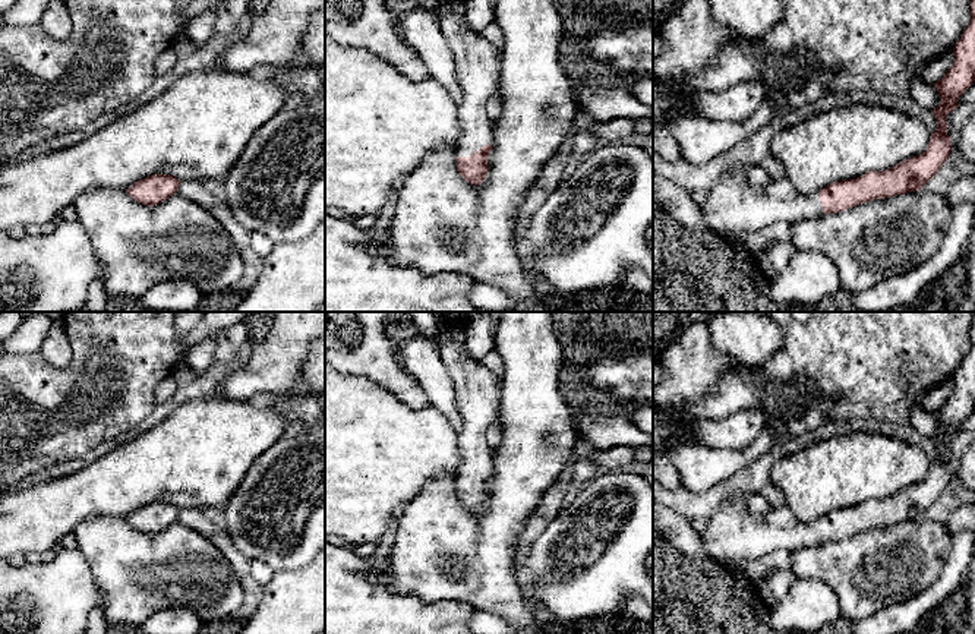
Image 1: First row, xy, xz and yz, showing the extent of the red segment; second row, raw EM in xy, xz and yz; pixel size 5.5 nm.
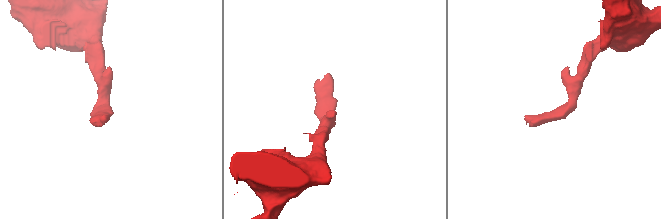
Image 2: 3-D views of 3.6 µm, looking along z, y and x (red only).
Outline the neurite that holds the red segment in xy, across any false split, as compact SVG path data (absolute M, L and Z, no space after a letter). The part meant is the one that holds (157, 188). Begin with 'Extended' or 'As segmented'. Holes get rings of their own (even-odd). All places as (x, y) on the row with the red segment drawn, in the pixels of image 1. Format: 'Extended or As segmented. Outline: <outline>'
As segmented. Outline: M152 174L135 182L126 193L138 204L152 206L177 193L180 180L168 174Z

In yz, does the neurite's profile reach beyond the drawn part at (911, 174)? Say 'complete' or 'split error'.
split error

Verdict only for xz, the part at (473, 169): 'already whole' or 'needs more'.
needs more

